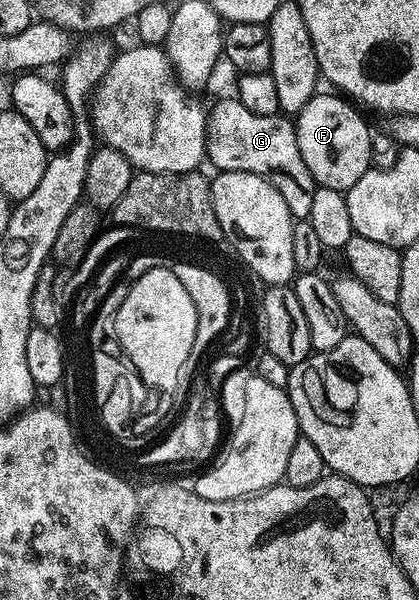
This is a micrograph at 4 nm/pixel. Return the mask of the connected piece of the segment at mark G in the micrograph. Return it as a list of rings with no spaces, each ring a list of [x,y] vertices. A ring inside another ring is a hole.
[[[238,97],[222,98],[214,107],[209,107],[206,116],[205,157],[215,166],[215,171],[239,170],[268,179],[276,192],[284,196],[291,218],[309,219],[316,183],[312,172],[308,172],[308,164],[304,164],[304,156],[300,156],[298,131],[289,117],[281,113],[256,116],[256,112],[248,112],[248,108],[240,104]]]

